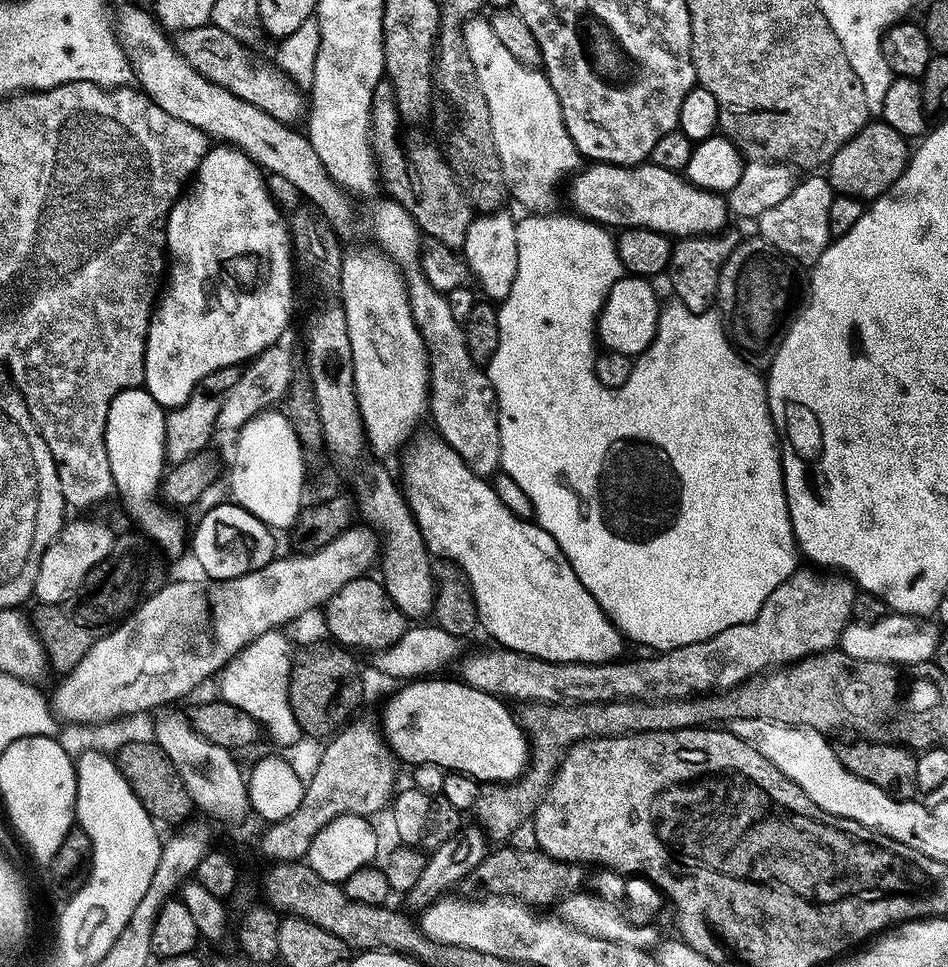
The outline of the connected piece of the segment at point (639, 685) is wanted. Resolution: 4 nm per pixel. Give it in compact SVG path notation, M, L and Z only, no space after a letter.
M816 570L793 572L766 602L762 610L752 620L721 628L687 642L677 643L676 648L664 652L661 656L648 656L645 660L621 658L610 664L552 664L548 660L539 660L521 652L512 652L508 648L492 646L489 652L476 652L473 656L463 657L464 665L458 673L459 679L482 690L491 696L498 696L505 702L520 700L530 704L555 704L557 706L575 706L578 704L609 704L612 700L686 700L689 696L702 696L709 692L734 688L769 670L796 663L817 652L835 649L840 643L844 628L853 619L852 607L856 604L858 589L843 574L821 574Z

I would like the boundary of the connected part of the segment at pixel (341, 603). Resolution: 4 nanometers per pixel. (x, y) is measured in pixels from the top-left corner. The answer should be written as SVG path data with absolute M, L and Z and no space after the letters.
M363 575L354 581L347 582L323 605L324 624L335 643L349 649L365 648L369 654L383 652L392 648L398 638L410 627L408 617L394 606L390 594L386 594L383 583L371 575Z

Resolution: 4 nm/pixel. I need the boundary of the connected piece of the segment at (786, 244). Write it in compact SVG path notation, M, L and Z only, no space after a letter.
M820 174L805 175L808 177L805 180L801 179L792 193L783 198L778 206L773 206L762 213L758 219L759 235L764 241L777 248L785 257L791 258L797 265L798 263L815 265L816 260L830 243L826 217L834 191L823 175L822 177L816 175Z

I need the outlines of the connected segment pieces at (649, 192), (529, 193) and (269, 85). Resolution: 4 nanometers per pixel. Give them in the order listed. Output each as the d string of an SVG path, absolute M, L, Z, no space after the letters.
M651 162L635 166L593 163L586 168L577 171L567 185L571 211L605 229L645 228L669 238L711 236L730 220L723 195L695 188L681 173L662 170Z
M465 19L462 35L470 62L474 64L478 86L488 107L492 141L500 163L500 175L504 177L504 187L510 193L511 199L513 196L522 207L528 208L524 210L532 214L547 213L551 209L548 207L556 200L556 187L560 183L563 185L566 178L571 177L581 167L582 157L568 136L568 131L564 129L564 119L560 116L560 107L554 90L548 85L548 77L543 71L530 69L522 62L518 62L518 58L514 58L514 54L510 54L510 50L506 50L506 46L498 42L491 23L487 19L480 19Z
M211 23L203 24L200 28L177 32L174 36L174 45L189 66L198 74L205 76L210 82L230 90L238 98L253 104L278 122L292 126L295 120L305 115L306 100L300 97L295 83L282 75L275 67L255 68L248 57L249 52L245 45L240 44L224 30L213 27Z

